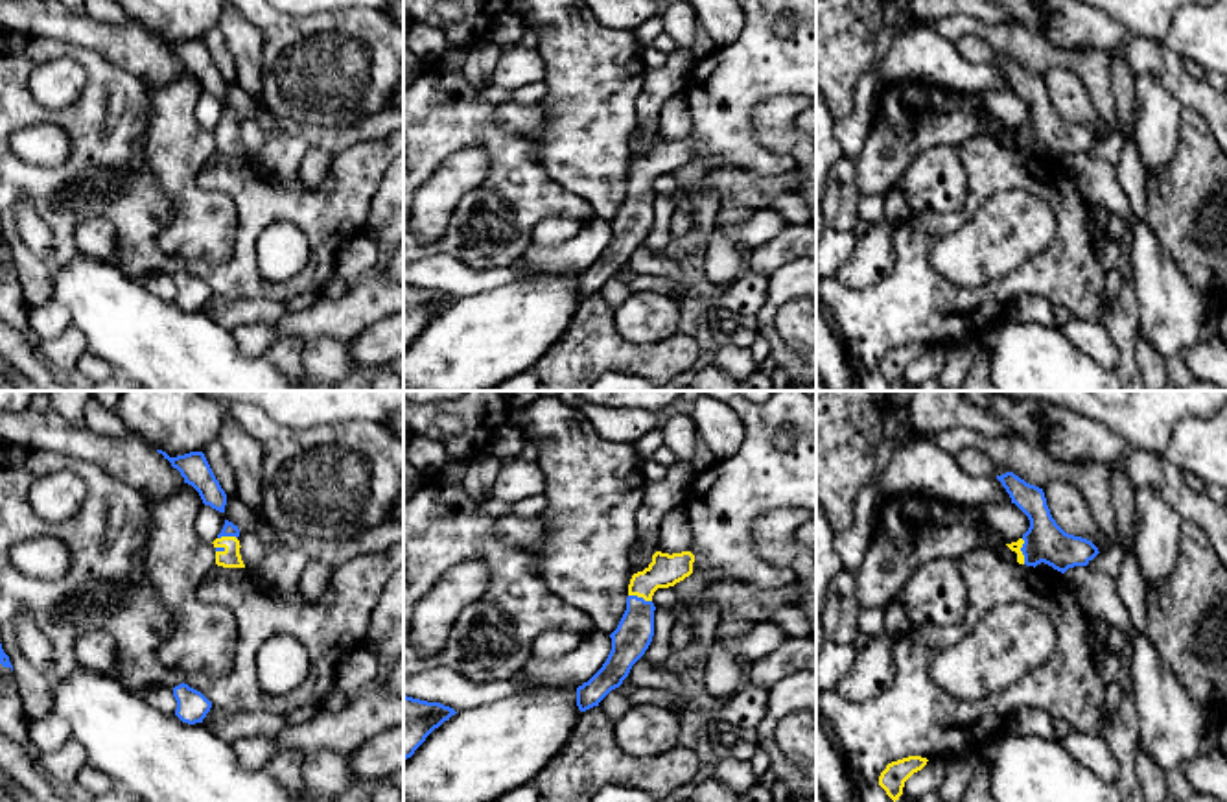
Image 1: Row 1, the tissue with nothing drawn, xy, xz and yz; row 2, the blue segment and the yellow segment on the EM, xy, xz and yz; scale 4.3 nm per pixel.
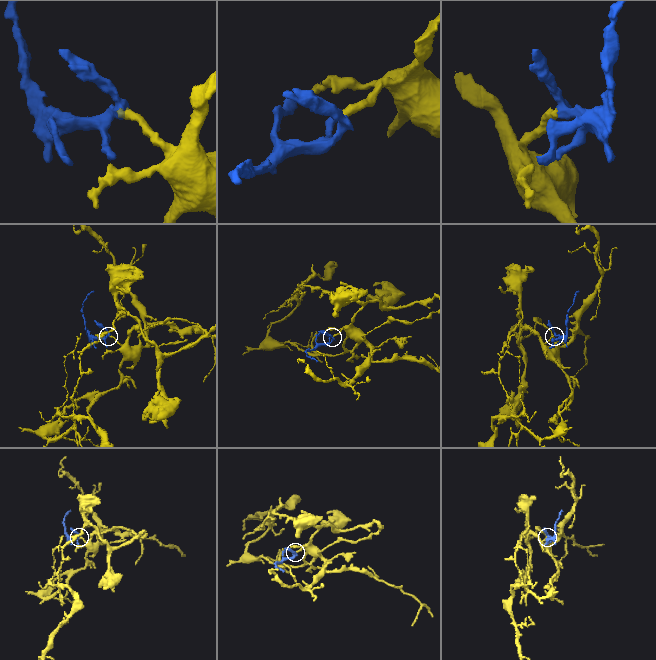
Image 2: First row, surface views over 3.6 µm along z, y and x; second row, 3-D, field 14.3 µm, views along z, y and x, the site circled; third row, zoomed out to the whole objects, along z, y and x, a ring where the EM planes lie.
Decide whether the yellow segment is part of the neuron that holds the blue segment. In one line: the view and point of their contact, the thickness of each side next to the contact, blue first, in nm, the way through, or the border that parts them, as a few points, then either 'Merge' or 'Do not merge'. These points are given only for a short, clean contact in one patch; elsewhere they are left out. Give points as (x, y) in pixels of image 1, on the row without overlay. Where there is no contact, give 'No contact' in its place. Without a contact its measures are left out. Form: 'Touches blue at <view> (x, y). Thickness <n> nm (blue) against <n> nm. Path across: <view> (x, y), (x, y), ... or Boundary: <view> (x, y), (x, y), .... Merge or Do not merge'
Touches blue at yz (1021, 137). Thickness 180 nm (blue) against 50 nm. Path across: yz (1045, 128), (1032, 137), (1021, 137), (1016, 133). Merge

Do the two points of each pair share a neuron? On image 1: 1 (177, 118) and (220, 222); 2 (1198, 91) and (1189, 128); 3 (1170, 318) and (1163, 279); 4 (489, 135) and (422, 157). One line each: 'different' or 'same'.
1: same
2: different
3: same
4: same

